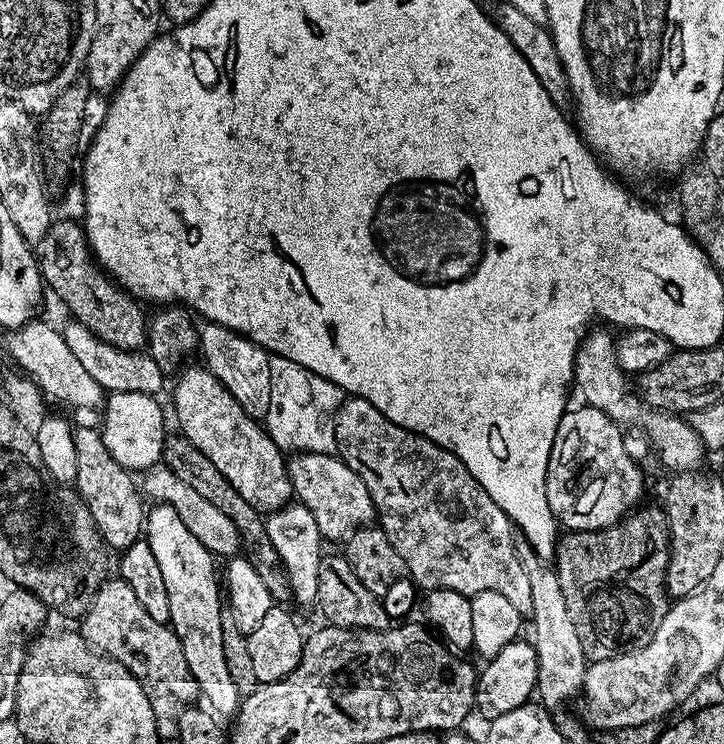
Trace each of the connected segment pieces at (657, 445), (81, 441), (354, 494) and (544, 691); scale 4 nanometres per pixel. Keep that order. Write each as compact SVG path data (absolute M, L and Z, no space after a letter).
M604 326L593 327L581 340L580 349L576 351L574 384L575 387L580 387L580 392L584 395L583 403L589 408L602 410L621 426L639 426L651 441L651 447L657 453L660 451L661 462L666 467L673 468L673 473L691 473L699 469L700 459L706 455L705 447L700 443L700 436L687 419L669 414L667 411L650 410L644 404L634 391L633 385L628 385L629 373L620 368L614 347L614 336L607 331L611 332Z
M77 427L74 438L74 458L78 462L74 490L86 502L86 510L94 518L100 537L112 550L129 548L135 540L141 539L146 528L145 497L134 481L133 473L114 462L114 454L106 450L106 442L99 431L92 428Z
M313 452L293 455L288 460L288 473L295 499L314 514L314 522L318 522L318 530L325 541L347 541L359 528L367 528L377 519L366 482L362 482L362 478L358 478L339 455Z
M526 542L516 545L516 553L520 555L522 570L526 570L526 578L530 578L530 598L532 599L532 636L536 646L538 662L538 678L536 692L539 703L549 710L557 710L567 700L581 695L584 686L584 675L588 673L589 661L582 650L582 642L578 642L578 630L574 630L574 621L570 618L570 610L566 610L566 598L562 598L562 586L555 571L536 555L536 551Z

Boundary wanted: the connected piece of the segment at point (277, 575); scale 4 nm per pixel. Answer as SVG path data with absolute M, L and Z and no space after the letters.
M183 434L175 435L169 435L164 441L163 467L169 468L178 478L182 478L182 482L186 482L186 486L191 486L196 493L202 494L206 502L218 506L218 510L222 510L222 514L226 514L226 518L230 518L230 522L238 526L243 547L249 548L246 552L248 560L254 566L254 570L258 570L258 578L262 578L266 590L270 590L273 601L287 601L290 596L288 575L280 564L278 550L274 550L268 537L265 517L257 508L250 506L250 502L246 502L246 498L242 498L242 494L238 494L238 490L234 490L234 486L230 486L226 478L222 478L222 470L218 470L218 466L214 466L214 462L210 462L210 458L206 458L206 454L198 450L198 446L194 446Z

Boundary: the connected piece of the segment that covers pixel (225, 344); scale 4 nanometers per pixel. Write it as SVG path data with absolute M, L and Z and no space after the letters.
M205 323L200 328L199 355L204 355L203 363L209 372L234 394L234 402L242 406L247 416L262 418L270 410L270 366L268 365L270 353L259 348L253 340L247 340L234 330L221 324Z

